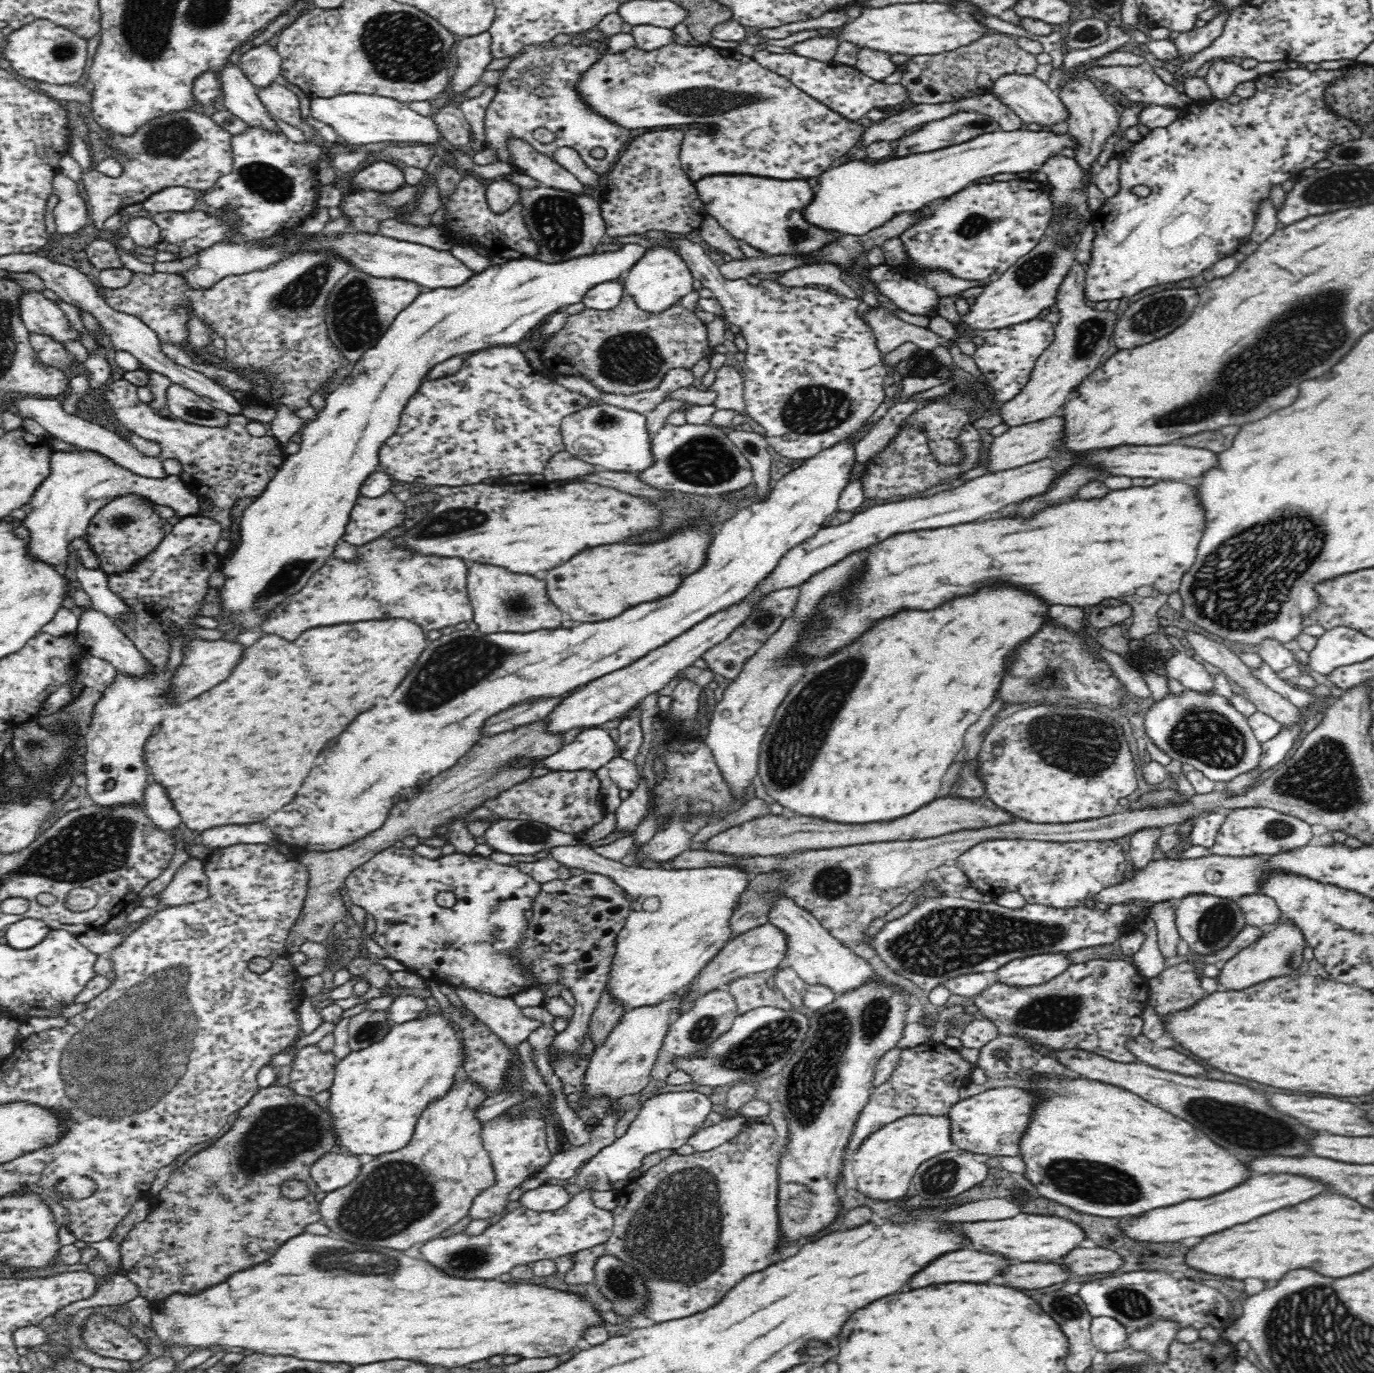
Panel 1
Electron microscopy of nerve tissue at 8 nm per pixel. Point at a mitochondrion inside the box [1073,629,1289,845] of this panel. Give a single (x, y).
(1203, 733)

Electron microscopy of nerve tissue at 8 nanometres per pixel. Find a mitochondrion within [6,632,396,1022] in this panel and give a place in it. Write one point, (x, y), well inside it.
(34, 747)

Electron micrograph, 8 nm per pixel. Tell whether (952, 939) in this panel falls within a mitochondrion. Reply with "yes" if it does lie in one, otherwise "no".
yes

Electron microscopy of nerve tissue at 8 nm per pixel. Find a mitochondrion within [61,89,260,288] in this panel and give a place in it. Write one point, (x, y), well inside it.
(170, 140)

